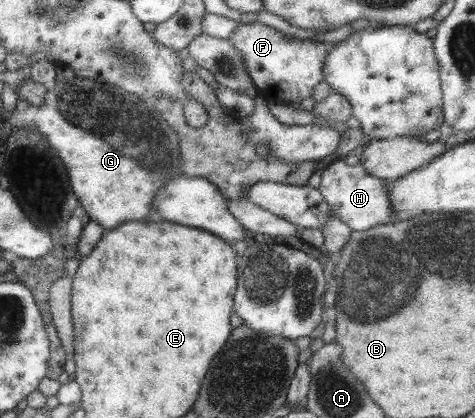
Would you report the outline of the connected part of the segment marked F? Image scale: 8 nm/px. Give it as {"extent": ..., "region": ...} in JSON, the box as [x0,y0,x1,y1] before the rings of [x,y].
{"extent":[227,22,325,103],"region":[[[238,22],[227,41],[241,53],[247,75],[257,88],[256,97],[270,103],[293,103],[311,96],[314,87],[324,82],[325,43],[291,38],[275,28],[257,22]]]}

